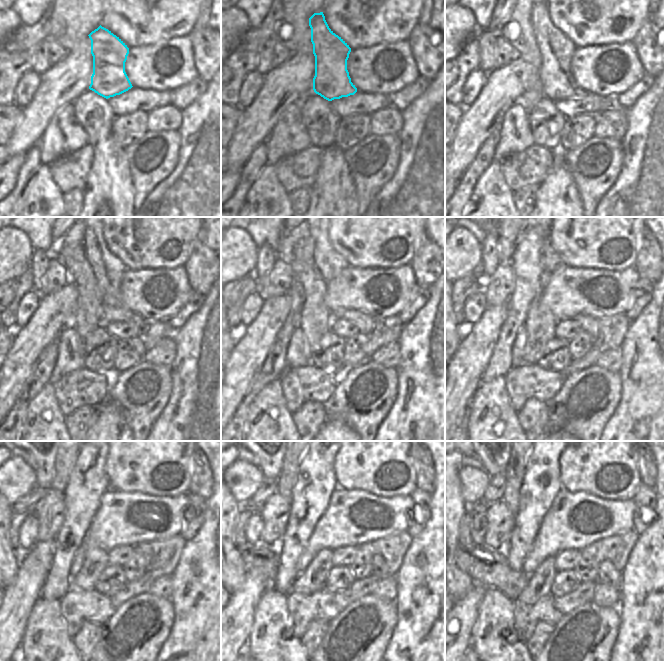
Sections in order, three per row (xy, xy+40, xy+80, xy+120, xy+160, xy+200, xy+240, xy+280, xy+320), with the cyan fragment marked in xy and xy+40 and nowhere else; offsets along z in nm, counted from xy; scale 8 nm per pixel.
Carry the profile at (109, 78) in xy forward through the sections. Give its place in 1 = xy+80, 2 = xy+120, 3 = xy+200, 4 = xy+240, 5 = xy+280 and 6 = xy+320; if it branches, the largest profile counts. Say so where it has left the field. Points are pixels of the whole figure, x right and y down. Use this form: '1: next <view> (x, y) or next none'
1: next xy+80 (556, 49)
2: next xy+120 (108, 269)
3: next xy+200 (550, 260)
4: next xy+240 (150, 560)
5: next xy+280 (379, 567)
6: next xy+320 (607, 572)

